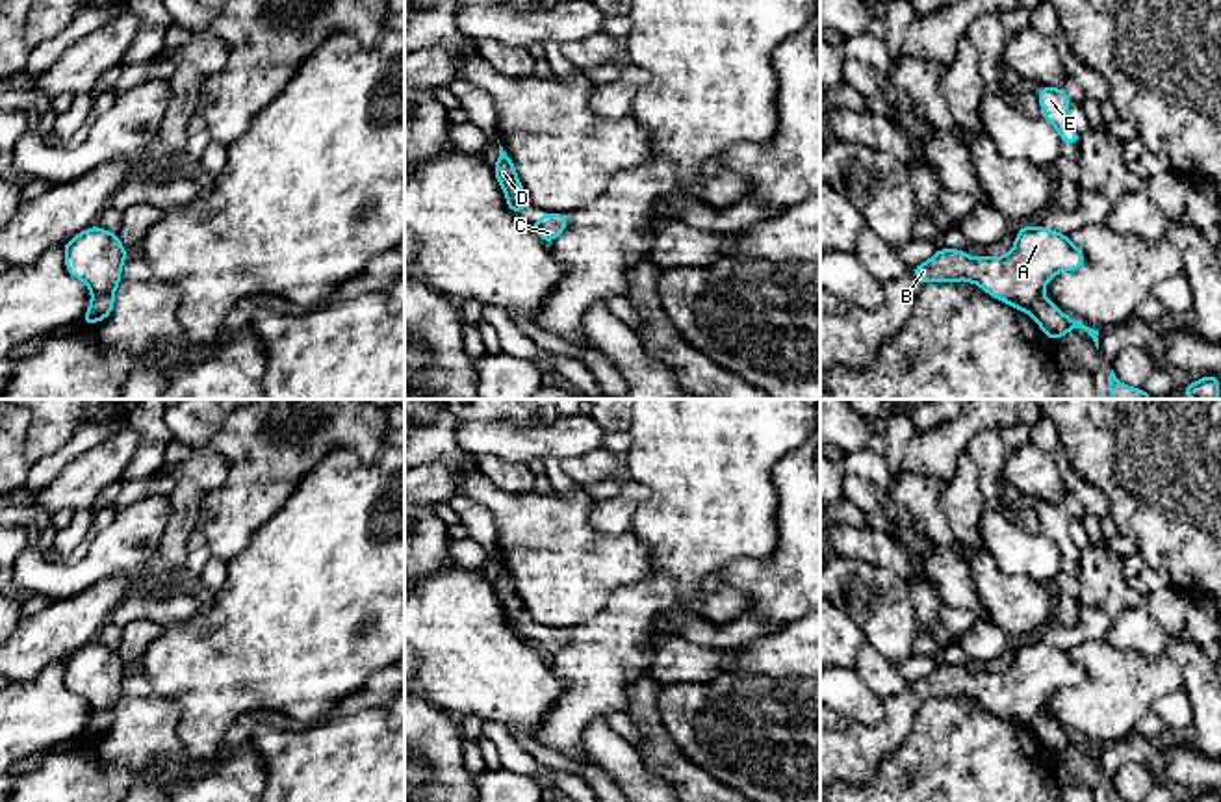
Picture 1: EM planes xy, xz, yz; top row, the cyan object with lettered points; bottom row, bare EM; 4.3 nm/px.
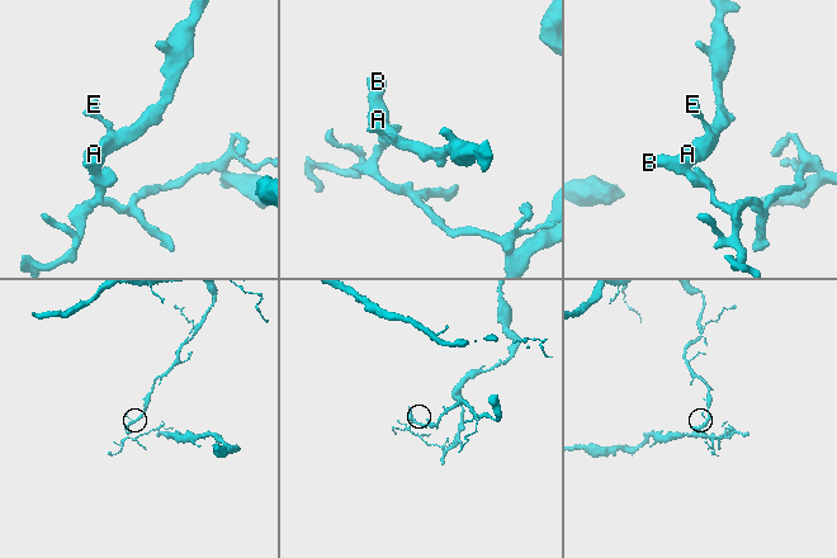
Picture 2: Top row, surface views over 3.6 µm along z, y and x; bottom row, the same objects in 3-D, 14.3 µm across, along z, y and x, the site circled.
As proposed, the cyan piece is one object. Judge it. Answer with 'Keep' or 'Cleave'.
Cleave

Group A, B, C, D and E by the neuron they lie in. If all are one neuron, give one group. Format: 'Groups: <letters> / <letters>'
Groups: A B D E / C

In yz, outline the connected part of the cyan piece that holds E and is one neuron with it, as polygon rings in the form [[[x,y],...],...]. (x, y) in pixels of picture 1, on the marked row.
[[[1041,87],[1037,91],[1041,115],[1056,130],[1063,145],[1080,145],[1078,132],[1074,130],[1069,115],[1069,98],[1063,87]]]

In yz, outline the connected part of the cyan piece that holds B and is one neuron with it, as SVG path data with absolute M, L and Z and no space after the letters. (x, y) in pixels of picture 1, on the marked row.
M1034 225L1019 228L1006 256L970 258L961 249L939 249L911 271L922 286L969 280L987 295L1030 314L1052 277L1082 265L1084 251L1074 247L1069 236Z

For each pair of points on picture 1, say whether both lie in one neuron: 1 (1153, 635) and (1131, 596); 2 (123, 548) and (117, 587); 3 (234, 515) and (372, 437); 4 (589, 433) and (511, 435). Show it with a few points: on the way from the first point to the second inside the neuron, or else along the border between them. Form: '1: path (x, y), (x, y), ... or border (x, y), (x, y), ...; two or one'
1: border (1143, 604), (1125, 609), (1106, 637); two
2: border (140, 578), (102, 576), (78, 593); two
3: path (266, 479), (307, 439), (336, 437); one
4: path (570, 435), (565, 439), (529, 439); one

